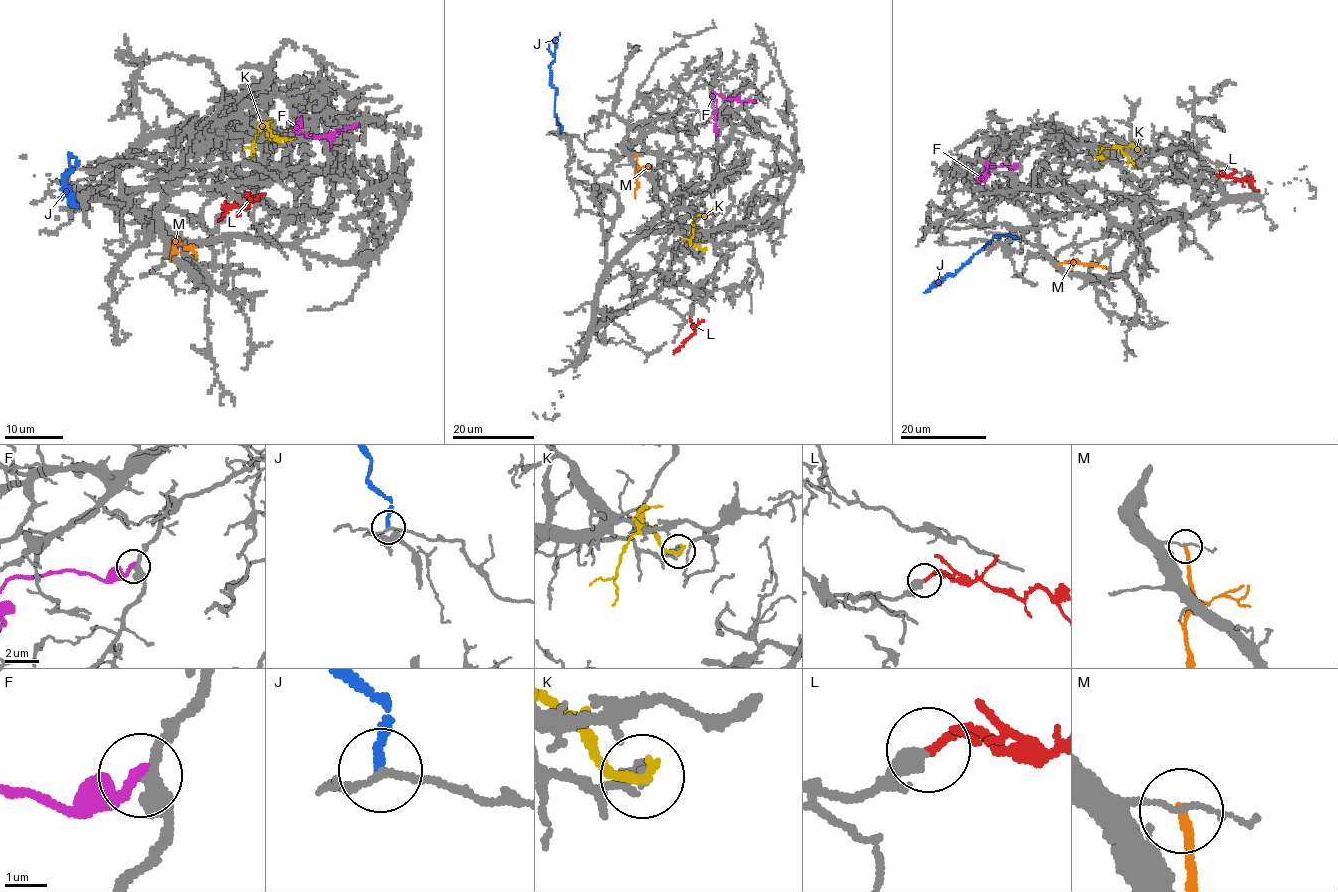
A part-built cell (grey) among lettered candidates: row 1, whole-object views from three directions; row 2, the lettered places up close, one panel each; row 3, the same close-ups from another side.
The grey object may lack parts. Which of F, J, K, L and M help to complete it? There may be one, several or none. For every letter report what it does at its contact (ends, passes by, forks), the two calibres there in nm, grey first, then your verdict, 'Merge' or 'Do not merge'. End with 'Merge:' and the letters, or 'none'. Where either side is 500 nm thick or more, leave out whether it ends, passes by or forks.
F: It ends there. Thickness 360 nm (grey) against 280 nm. Do not merge
J: It ends there. Thickness 160 nm (grey) against 200 nm. Do not merge
K: It ends there. Thickness 180 nm (grey) against 280 nm. Do not merge
L: It ends there. Thickness 400 nm (grey) against 220 nm. Merge
M: It ends there. Thickness 130 nm (grey) against 240 nm. Do not merge
Merge: L

